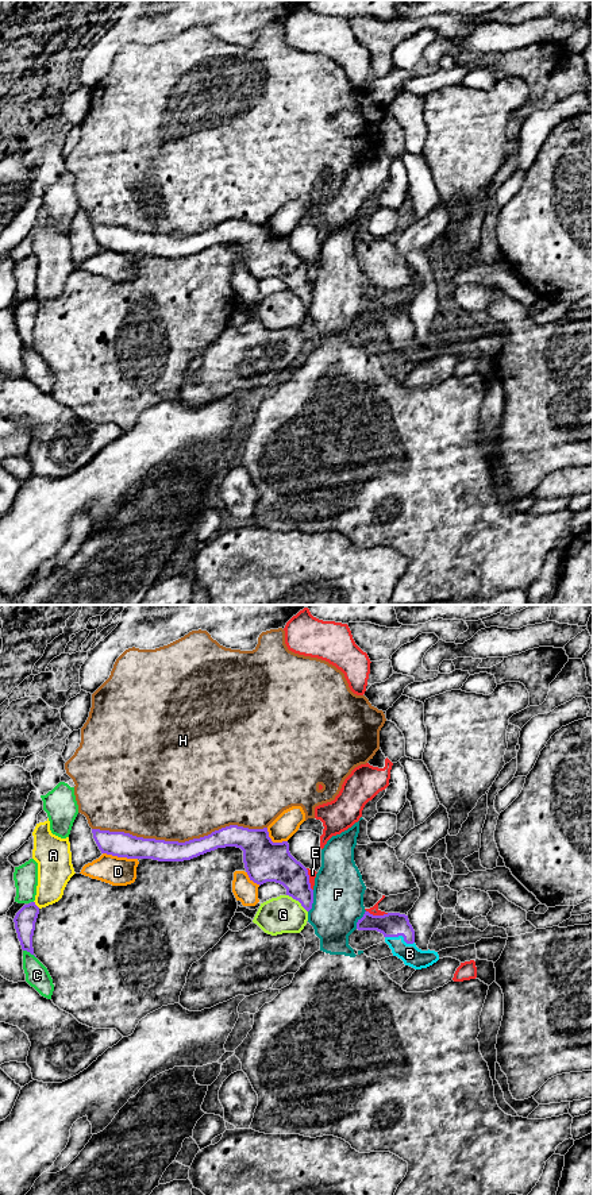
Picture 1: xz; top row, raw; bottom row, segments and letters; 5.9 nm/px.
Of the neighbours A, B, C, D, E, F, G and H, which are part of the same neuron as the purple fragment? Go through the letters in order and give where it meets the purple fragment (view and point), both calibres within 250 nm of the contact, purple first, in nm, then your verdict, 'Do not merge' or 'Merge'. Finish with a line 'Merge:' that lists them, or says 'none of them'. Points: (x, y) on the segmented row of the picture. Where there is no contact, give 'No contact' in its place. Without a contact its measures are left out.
A: Touches purple at xz (35, 905). Thickness 130 nm (purple) against 200 nm. Do not merge
B: Touches purple at xz (400, 935). Thickness 140 nm (purple) against 120 nm. Merge
C: Touches purple at xz (30, 952). Thickness 130 nm (purple) against 140 nm. Do not merge
D: Touches purple at xz (120, 856). Thickness 150 nm (purple) against 180 nm. Do not merge
E: Touches purple at xz (308, 879). Thickness 240 nm (purple) against 50 nm. Do not merge
F: Touches purple at xz (312, 901). Thickness 180 nm (purple) against 300 nm. Do not merge
G: Touches purple at xz (297, 899). Thickness 200 nm (purple) against 220 nm. Do not merge
H: Touches purple at xz (177, 841). Thickness 130 nm (purple) against 500 nm. Do not merge
Merge: B

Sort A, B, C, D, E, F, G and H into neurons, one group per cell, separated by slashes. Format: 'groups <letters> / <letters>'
groups A / B / C D / E / F / G / H

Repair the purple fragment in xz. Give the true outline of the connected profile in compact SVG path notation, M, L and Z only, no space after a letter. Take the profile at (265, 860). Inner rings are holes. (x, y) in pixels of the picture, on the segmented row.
M230 825L185 843L100 829L92 829L92 833L101 853L127 859L184 861L217 848L240 848L250 880L259 886L266 882L280 883L286 888L286 895L299 901L307 911L312 909L313 890L308 870L290 855L288 841L272 841L267 828L249 829Z

